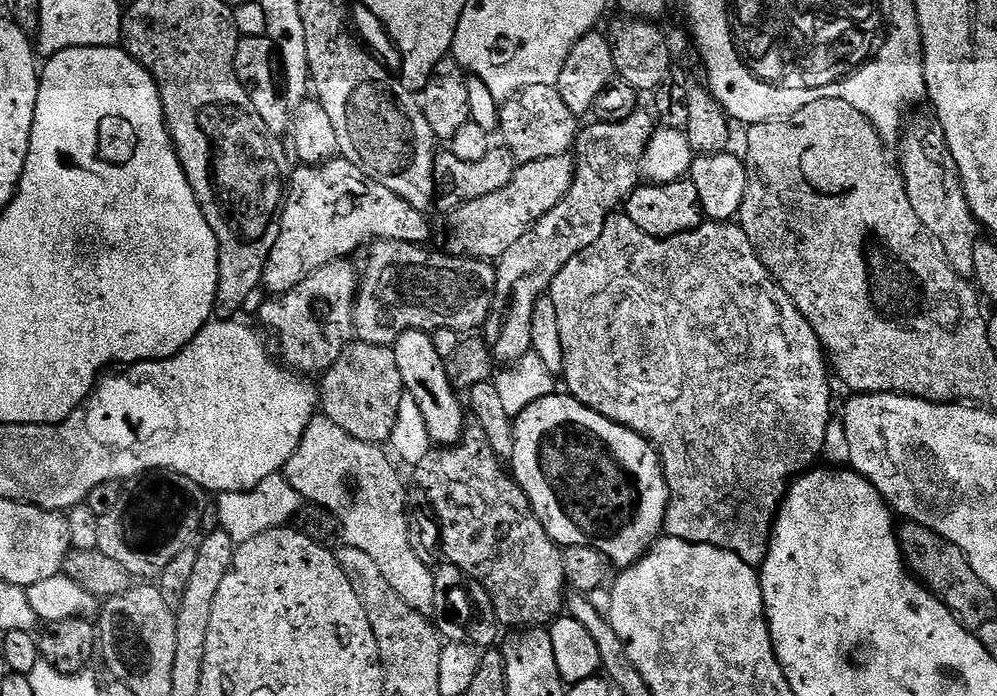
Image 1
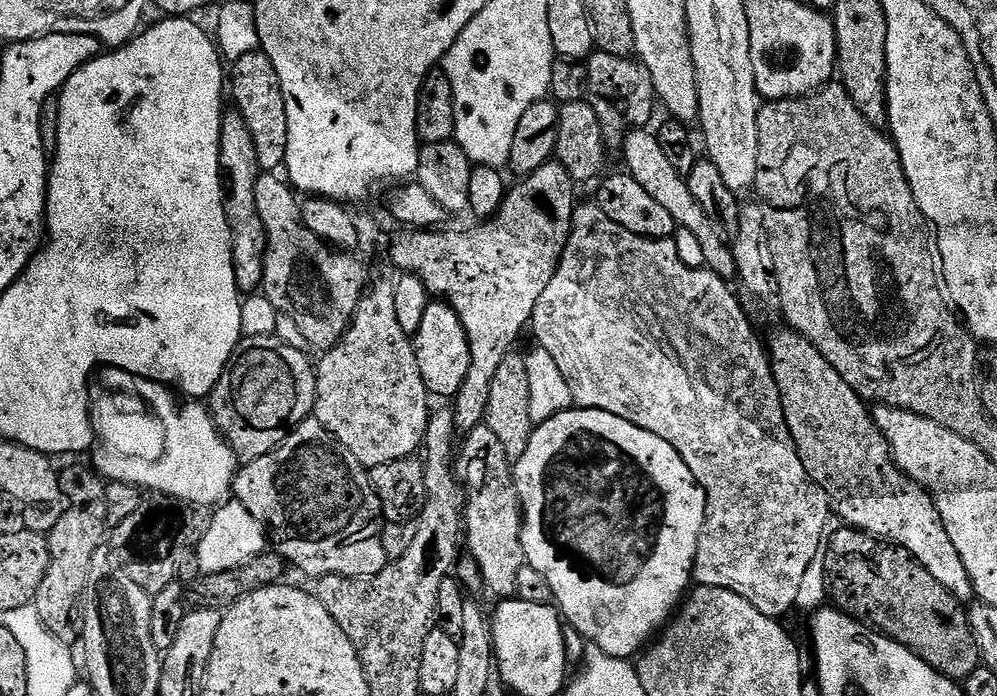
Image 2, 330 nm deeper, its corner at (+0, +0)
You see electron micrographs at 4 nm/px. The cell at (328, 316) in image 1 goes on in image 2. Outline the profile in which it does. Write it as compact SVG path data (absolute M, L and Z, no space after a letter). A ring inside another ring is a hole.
M275 334L245 335L237 343L232 357L224 363L224 373L217 378L206 400L216 429L233 453L259 454L276 447L284 440L289 425L313 411L316 373L313 361L303 355L301 349L280 340Z

